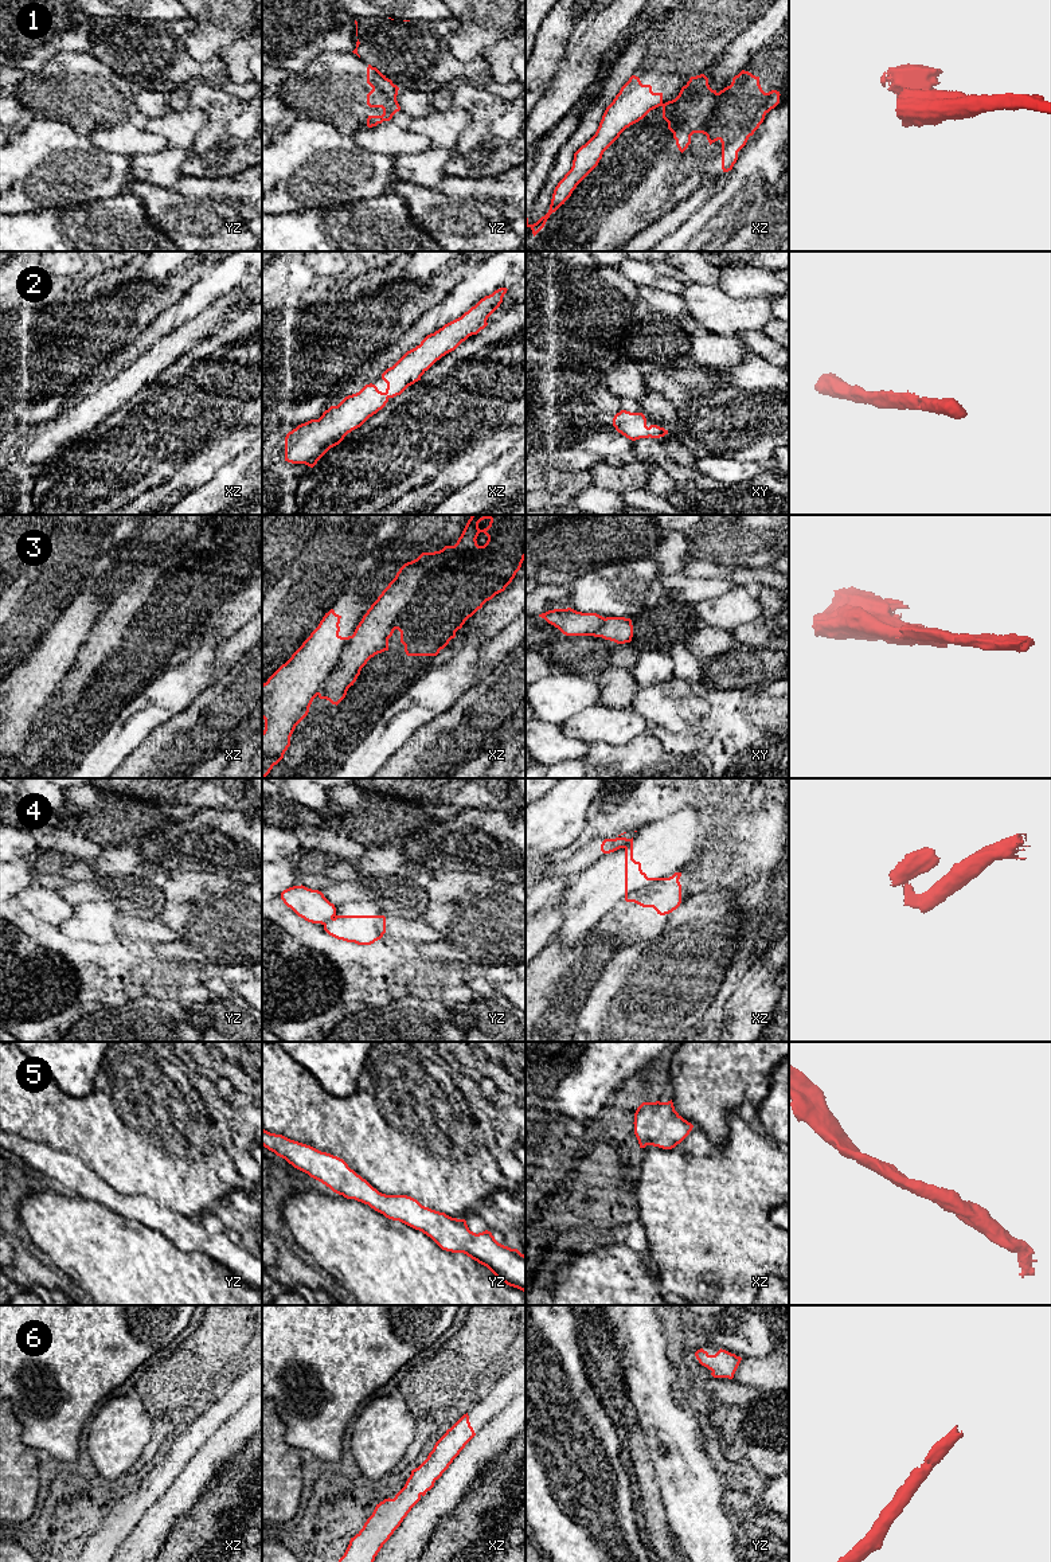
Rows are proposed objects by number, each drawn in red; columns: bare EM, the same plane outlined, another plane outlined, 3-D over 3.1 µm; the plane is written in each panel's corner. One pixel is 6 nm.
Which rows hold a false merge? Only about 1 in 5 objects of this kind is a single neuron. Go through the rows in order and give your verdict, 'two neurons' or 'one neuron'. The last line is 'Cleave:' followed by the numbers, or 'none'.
1: two neurons
2: one neuron
3: two neurons
4: two neurons
5: one neuron
6: one neuron
Cleave: 1, 3, 4

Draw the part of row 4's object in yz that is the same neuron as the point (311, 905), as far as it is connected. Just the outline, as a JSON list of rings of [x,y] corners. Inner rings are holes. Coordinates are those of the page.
[[[293,886],[281,893],[281,899],[298,917],[312,923],[328,923],[336,917],[336,907],[321,891],[305,886]]]

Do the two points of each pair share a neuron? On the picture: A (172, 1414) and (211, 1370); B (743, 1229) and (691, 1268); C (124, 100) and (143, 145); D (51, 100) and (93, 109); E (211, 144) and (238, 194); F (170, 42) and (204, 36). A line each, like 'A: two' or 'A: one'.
A: one
B: one
C: two
D: one
E: two
F: two

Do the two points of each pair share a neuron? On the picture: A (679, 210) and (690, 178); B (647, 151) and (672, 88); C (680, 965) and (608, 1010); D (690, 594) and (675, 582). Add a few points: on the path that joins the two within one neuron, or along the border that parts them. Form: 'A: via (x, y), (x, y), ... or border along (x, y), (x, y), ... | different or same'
A: border along (698, 187), (692, 192) | different
B: border along (660, 105), (631, 125) | different
C: via (663, 983), (633, 1010), (625, 1010) | same
D: via (686, 590), (679, 586) | same

